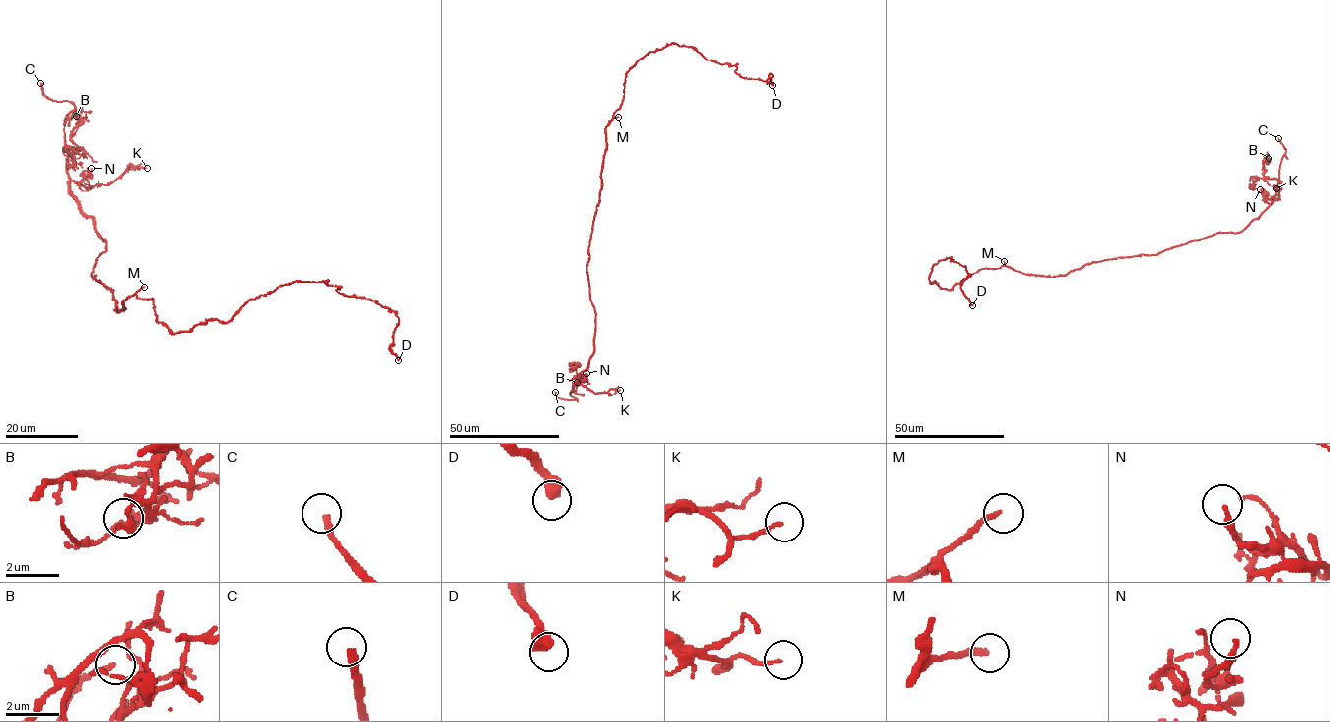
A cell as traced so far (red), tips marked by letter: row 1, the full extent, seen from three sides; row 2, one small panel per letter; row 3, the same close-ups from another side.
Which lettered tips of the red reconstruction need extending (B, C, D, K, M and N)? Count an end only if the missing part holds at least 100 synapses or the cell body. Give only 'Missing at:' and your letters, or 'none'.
Missing at: C, M

